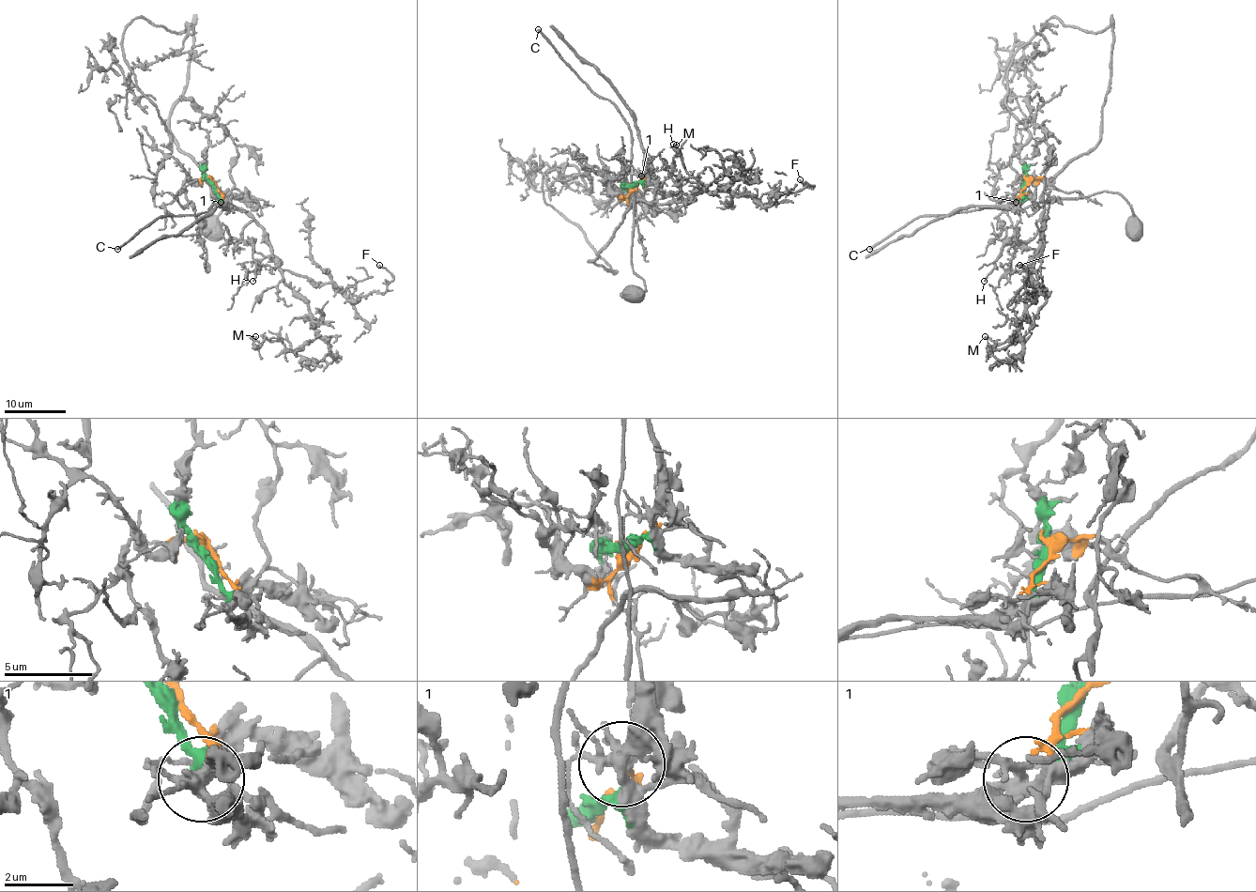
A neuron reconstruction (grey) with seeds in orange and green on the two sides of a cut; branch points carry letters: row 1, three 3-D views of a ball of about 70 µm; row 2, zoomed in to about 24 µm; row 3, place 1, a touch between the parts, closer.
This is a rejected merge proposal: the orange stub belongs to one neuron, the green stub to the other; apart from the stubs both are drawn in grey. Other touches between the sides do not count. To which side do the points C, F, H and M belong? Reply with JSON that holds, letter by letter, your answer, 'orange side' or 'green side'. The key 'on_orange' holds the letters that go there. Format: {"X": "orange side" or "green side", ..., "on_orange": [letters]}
{"C": "green side", "F": "orange side", "H": "orange side", "M": "orange side", "on_orange": ["F", "H", "M"]}

